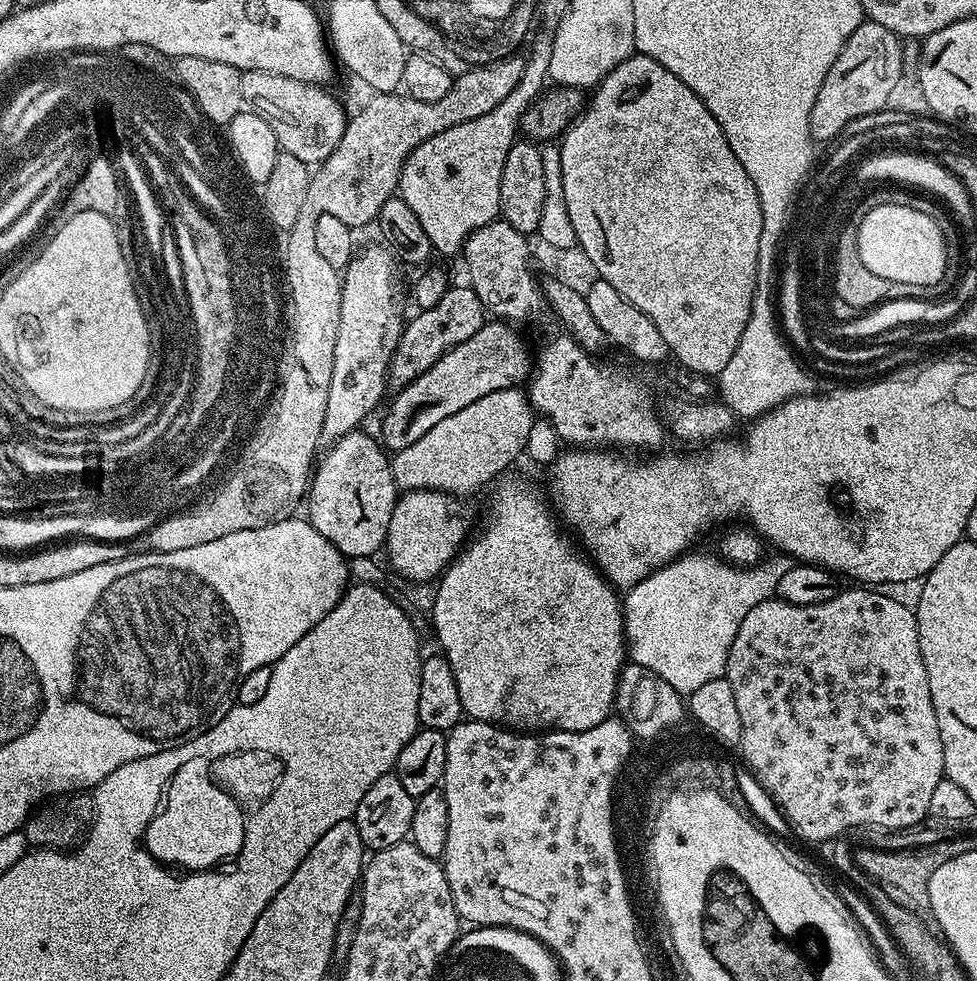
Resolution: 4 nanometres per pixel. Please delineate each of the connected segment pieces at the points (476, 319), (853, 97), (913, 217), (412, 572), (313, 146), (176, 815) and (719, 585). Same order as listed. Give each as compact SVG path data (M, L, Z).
M471 286L464 288L449 287L438 298L438 302L429 309L422 309L415 313L416 317L409 319L404 326L404 333L400 336L398 346L392 355L392 364L388 367L388 375L391 383L403 386L425 374L454 346L466 342L486 323L486 309L478 294L474 294Z
M865 19L858 30L846 38L846 46L842 46L842 54L838 54L834 66L830 66L830 74L826 74L818 90L818 98L814 98L814 106L810 110L808 125L813 141L835 141L843 136L850 122L880 112L892 104L892 95L904 72L904 52L900 44L901 37L869 19Z
M880 205L866 213L862 218L857 234L858 254L862 254L862 262L866 262L869 270L874 270L882 278L890 278L890 282L906 282L910 286L930 286L934 282L945 279L948 268L948 248L944 245L943 227L936 220L910 206Z
M416 488L413 492L404 492L397 499L390 518L386 553L398 575L416 584L435 581L464 547L470 531L468 520L456 500L459 499L455 495L437 492L435 488Z
M262 70L241 72L243 107L258 114L274 130L274 138L282 152L294 154L309 166L319 166L334 154L334 146L342 142L342 134L350 119L345 105L335 100L327 87L298 82L298 78L282 78L282 74L266 74Z
M205 755L185 757L181 763L180 773L177 773L175 783L169 791L166 808L149 829L149 848L152 848L155 856L164 860L165 863L180 863L187 867L200 868L207 867L207 864L220 859L220 856L234 852L240 846L240 840L242 840L240 814L235 804L232 804L222 791L217 792L212 783L209 783Z
M685 554L679 560L657 568L641 584L627 589L622 596L626 652L631 663L652 670L658 678L670 682L674 690L681 694L691 694L705 682L714 682L714 678L727 673L730 646L734 646L734 634L738 634L738 626L742 626L746 614L750 614L754 606L776 596L778 578L782 578L782 574L786 574L786 570L790 570L794 563L792 557L776 554L769 564L764 562L751 570L741 570L716 554L692 555Z

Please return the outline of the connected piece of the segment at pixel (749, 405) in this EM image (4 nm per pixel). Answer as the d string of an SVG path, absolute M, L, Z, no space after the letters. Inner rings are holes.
M764 260L754 273L756 293L752 299L750 318L744 321L742 338L738 338L738 350L734 350L726 370L716 377L719 401L742 419L753 420L763 416L791 397L811 395L814 384L803 366L796 361L797 353L790 347L778 319L778 308L774 303L774 265Z

